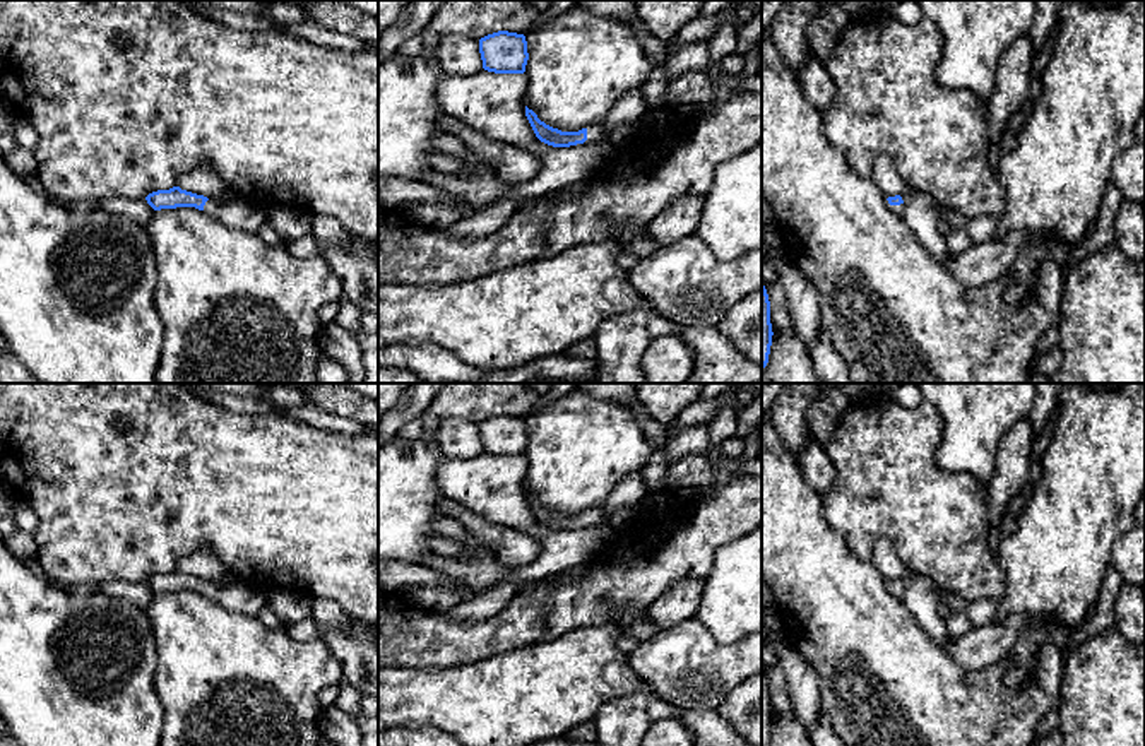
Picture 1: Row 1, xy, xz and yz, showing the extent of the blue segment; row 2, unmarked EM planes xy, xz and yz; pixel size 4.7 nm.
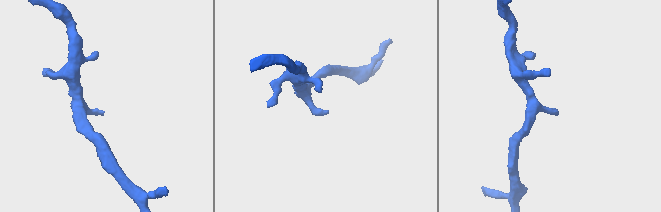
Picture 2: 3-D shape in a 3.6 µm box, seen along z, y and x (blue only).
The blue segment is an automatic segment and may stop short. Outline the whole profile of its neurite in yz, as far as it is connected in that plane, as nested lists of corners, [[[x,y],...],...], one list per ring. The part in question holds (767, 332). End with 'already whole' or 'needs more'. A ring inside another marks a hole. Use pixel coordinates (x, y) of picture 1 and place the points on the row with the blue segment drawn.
[[[765,286],[762,287],[762,371],[768,363],[772,346],[770,301]]]; already whole

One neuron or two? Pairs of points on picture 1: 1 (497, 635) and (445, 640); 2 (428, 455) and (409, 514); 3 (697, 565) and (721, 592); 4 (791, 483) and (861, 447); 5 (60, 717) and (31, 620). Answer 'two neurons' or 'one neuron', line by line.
1: one neuron
2: one neuron
3: two neurons
4: two neurons
5: one neuron

